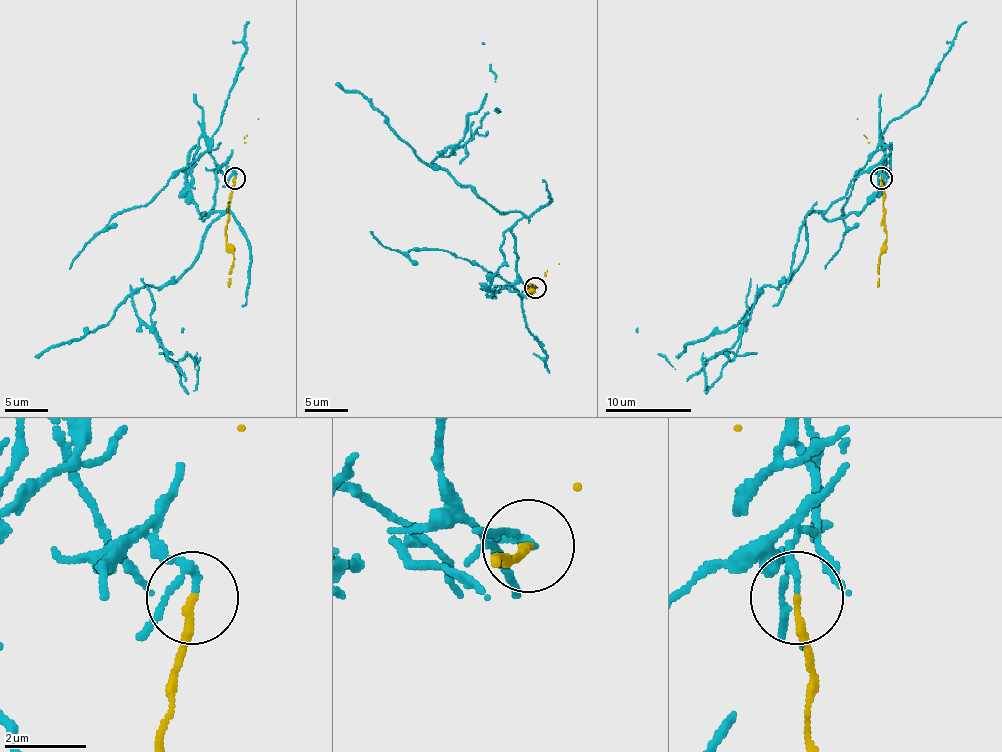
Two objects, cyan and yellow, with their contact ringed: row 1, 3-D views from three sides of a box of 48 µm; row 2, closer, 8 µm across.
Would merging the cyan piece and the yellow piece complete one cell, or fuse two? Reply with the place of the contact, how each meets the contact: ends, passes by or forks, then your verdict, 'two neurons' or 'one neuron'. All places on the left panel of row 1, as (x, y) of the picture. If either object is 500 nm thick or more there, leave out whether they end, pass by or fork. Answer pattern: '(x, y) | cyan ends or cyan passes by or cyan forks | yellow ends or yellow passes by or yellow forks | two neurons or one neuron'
(234, 178) | cyan passes by | yellow ends | two neurons

